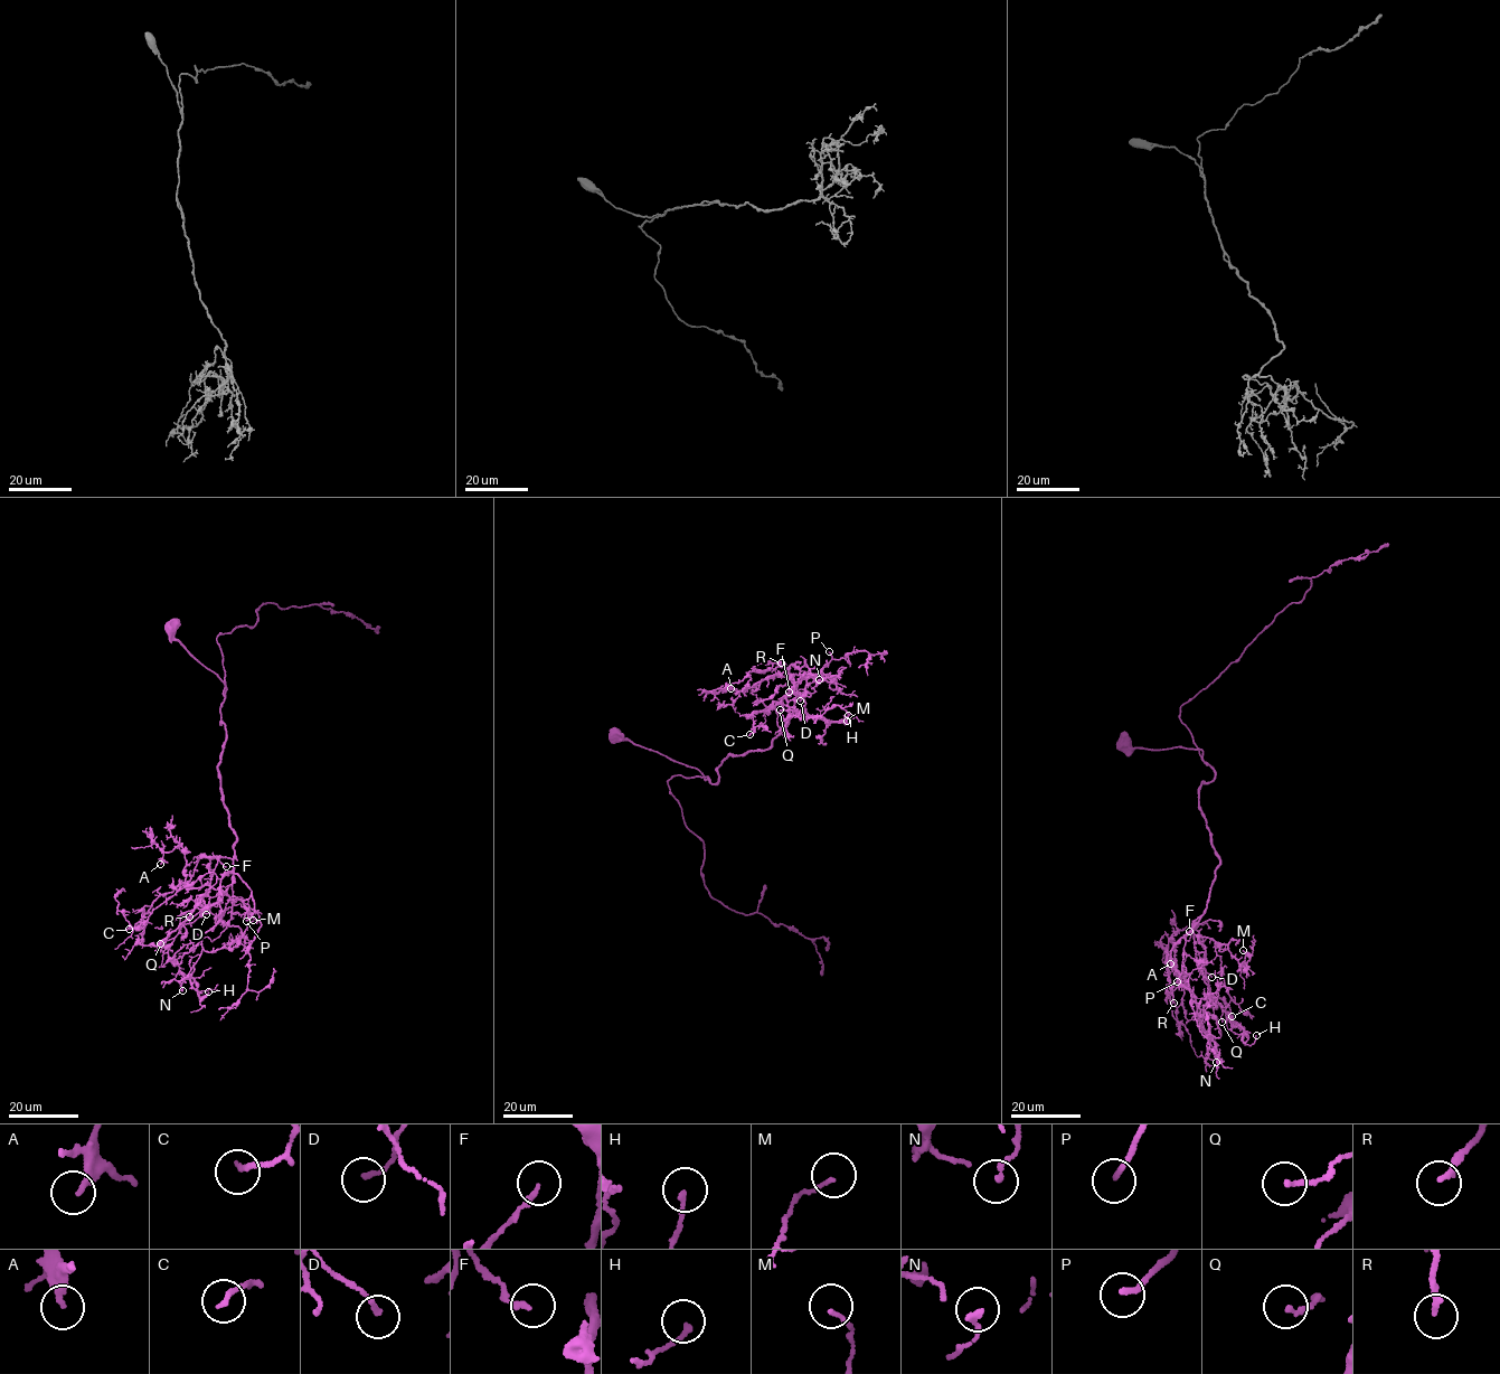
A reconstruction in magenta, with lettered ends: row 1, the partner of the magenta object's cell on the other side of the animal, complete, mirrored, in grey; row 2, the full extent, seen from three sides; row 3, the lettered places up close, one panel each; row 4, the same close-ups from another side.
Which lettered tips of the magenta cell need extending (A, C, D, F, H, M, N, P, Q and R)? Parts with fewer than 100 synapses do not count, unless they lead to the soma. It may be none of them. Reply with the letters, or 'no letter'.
P

